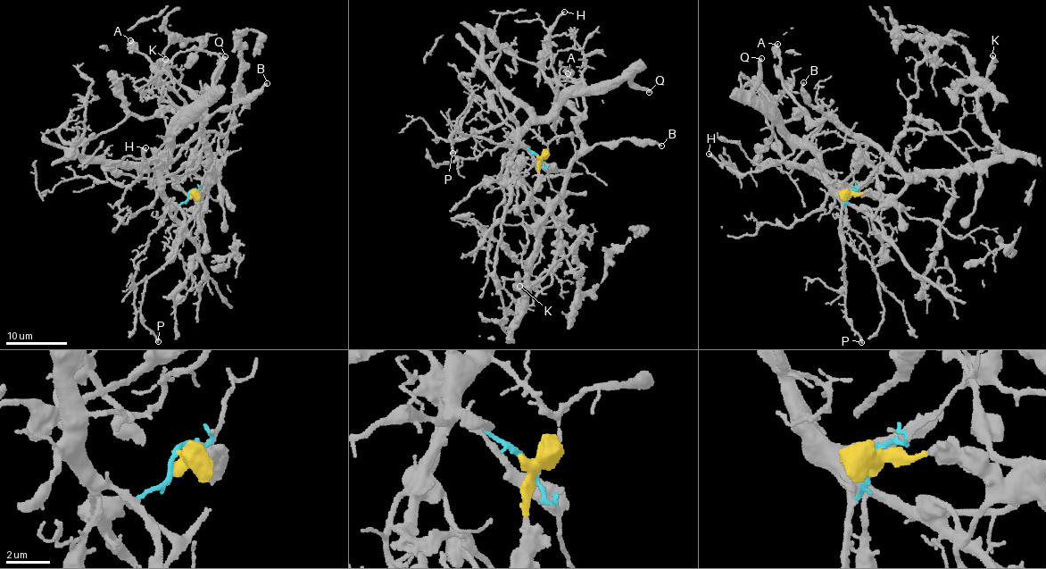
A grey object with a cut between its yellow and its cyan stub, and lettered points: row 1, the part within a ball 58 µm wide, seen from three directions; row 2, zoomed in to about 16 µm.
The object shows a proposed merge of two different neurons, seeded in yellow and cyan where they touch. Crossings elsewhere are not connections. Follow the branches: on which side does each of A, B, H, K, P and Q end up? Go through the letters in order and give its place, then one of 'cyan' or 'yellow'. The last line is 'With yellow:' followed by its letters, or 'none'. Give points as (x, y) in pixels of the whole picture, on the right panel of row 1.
A: place (777, 44); yellow
B: place (803, 82); yellow
H: place (709, 154); cyan
K: place (992, 55); yellow
P: place (861, 342); cyan
Q: place (761, 58); cyan
With yellow: A, B, K

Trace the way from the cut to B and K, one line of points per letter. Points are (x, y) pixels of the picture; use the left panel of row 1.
B: (189, 195), (203, 199), (209, 179), (201, 136), (209, 118), (244, 104), (267, 83)
K: (189, 195), (202, 195), (203, 199), (209, 178), (220, 171), (202, 133), (196, 101), (172, 77), (166, 58)

